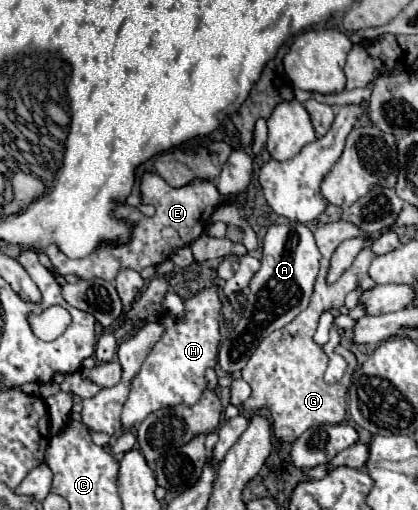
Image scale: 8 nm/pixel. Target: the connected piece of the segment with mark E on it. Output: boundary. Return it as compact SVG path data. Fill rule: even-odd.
M145 172L141 176L141 204L155 206L155 216L145 216L139 208L131 208L129 204L113 204L113 216L117 220L123 220L131 226L131 238L127 244L99 244L89 256L85 258L69 258L65 256L57 246L47 246L45 254L49 256L51 264L59 270L59 274L75 274L79 278L101 278L107 282L113 282L119 268L135 268L137 272L147 266L157 266L165 262L171 254L171 250L191 244L195 238L199 238L205 230L207 220L213 216L213 212L225 204L225 202L245 202L247 192L237 192L231 196L223 196L213 180L193 178L189 184L181 188L169 186L159 174Z

